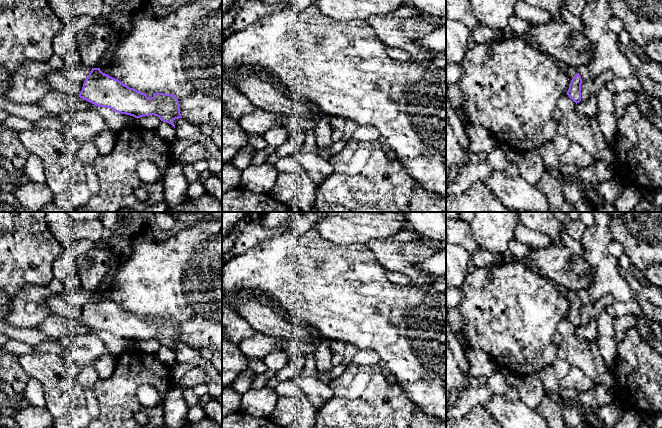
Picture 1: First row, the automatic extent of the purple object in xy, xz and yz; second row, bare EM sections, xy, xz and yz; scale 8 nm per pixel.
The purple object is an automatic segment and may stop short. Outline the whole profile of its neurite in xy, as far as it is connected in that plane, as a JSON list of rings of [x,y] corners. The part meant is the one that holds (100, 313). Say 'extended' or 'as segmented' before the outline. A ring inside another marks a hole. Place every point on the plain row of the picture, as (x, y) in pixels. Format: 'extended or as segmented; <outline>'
extended; [[[82,287],[74,292],[61,291],[47,297],[46,304],[56,314],[79,320],[98,331],[107,331],[115,336],[130,339],[137,343],[143,340],[154,339],[175,352],[173,345],[182,342],[179,325],[175,319],[154,317],[149,322],[145,317],[130,312],[121,305],[103,297],[100,292],[87,291]]]

